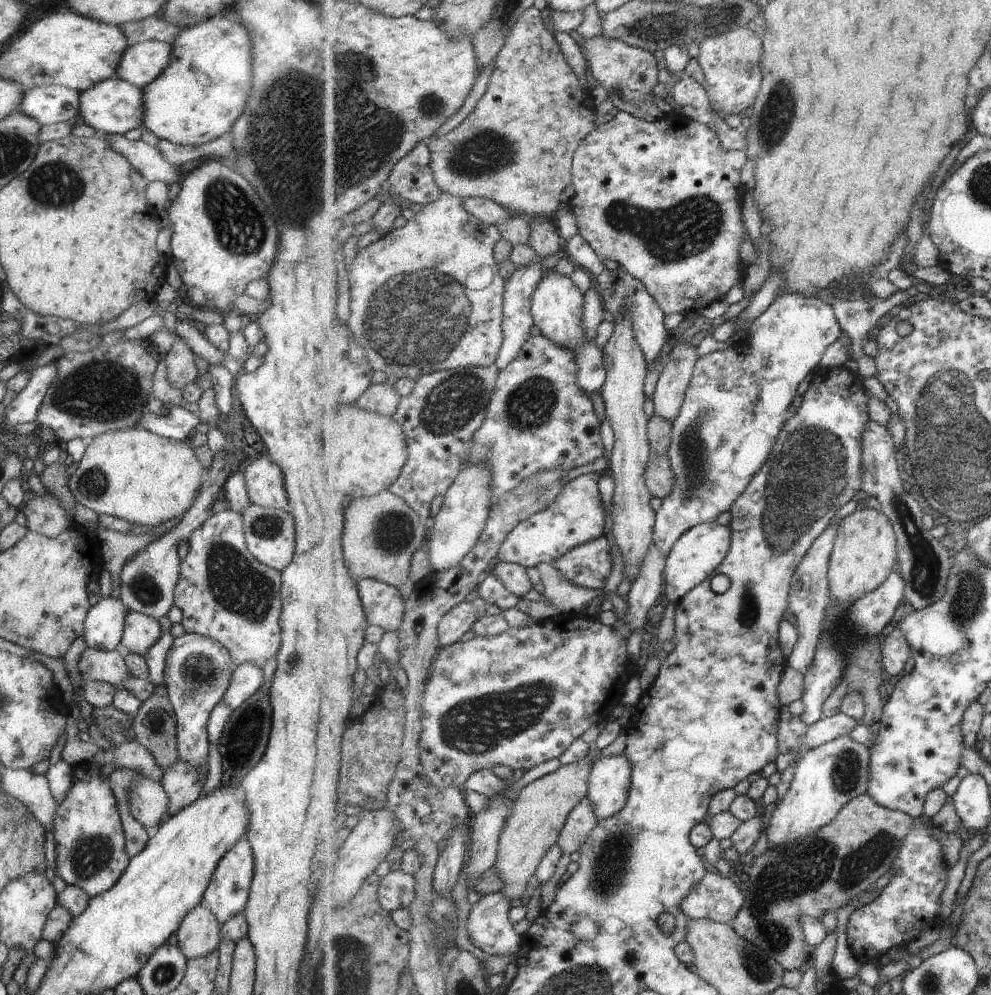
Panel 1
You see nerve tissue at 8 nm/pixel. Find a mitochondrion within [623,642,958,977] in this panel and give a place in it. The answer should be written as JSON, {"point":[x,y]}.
{"point":[790,875]}

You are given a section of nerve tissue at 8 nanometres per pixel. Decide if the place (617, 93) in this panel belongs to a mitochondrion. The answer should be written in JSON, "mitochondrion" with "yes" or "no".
{"mitochondrion":"no"}

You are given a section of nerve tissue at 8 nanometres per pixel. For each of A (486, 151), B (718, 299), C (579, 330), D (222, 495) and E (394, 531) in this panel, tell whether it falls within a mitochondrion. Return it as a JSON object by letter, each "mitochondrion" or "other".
{"A":"mitochondrion","B":"other","C":"other","D":"other","E":"mitochondrion"}

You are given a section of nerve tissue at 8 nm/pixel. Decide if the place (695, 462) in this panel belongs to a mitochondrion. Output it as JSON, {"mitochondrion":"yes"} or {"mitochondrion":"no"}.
{"mitochondrion":"yes"}

